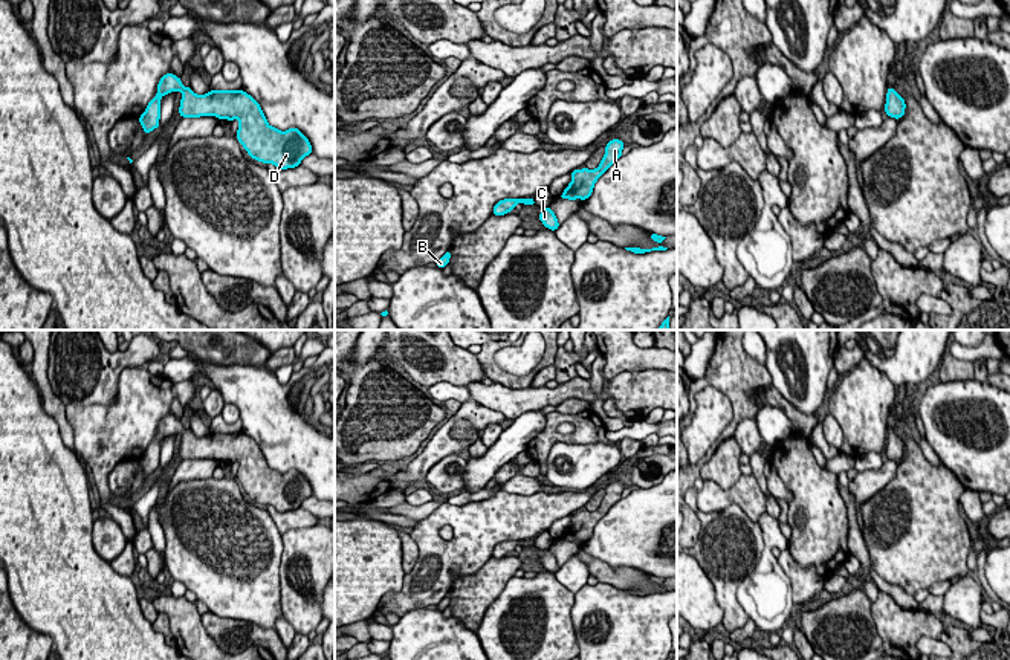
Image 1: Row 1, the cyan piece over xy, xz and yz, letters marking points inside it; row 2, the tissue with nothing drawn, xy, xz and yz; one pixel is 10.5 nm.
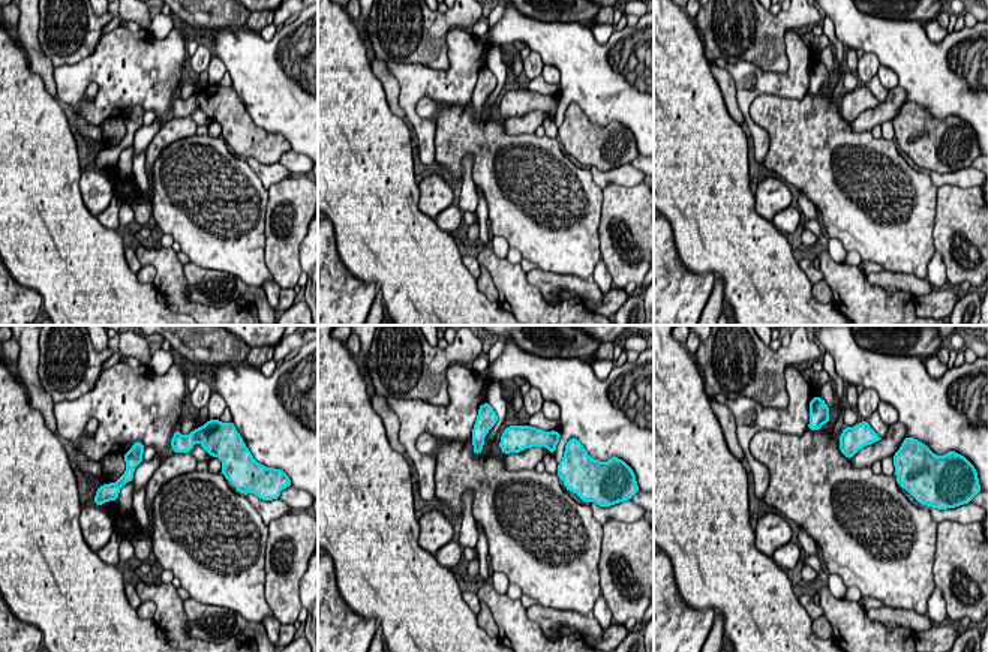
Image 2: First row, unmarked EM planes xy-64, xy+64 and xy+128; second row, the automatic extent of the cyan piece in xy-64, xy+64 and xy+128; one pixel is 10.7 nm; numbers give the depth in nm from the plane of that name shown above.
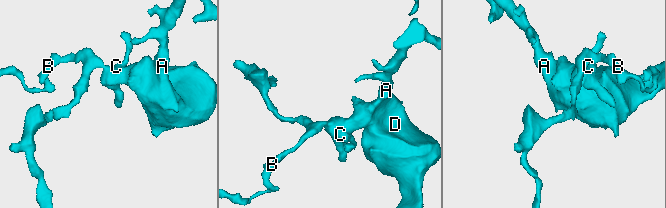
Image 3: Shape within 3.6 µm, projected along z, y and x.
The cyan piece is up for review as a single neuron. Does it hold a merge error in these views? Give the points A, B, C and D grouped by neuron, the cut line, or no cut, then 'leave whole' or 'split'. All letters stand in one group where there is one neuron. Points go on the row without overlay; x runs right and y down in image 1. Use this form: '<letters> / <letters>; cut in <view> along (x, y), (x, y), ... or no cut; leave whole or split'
A B C D; no cut; leave whole

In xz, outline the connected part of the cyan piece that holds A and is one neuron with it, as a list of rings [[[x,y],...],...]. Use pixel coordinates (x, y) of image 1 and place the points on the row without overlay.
[[[613,481],[605,487],[605,497],[597,510],[575,512],[571,513],[571,524],[559,538],[568,542],[587,542],[593,536],[597,521],[622,498],[625,486],[620,481]]]

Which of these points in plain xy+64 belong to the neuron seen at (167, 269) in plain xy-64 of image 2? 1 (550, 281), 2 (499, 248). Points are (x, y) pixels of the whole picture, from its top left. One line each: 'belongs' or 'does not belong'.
1: does not belong
2: does not belong

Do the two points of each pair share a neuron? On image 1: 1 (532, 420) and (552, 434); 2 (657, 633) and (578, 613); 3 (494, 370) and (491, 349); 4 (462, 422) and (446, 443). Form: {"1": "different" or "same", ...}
{"1": "different", "2": "same", "3": "same", "4": "same"}

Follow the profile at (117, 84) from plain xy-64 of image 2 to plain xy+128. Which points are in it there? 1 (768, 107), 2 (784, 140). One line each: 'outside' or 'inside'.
1: outside
2: outside

